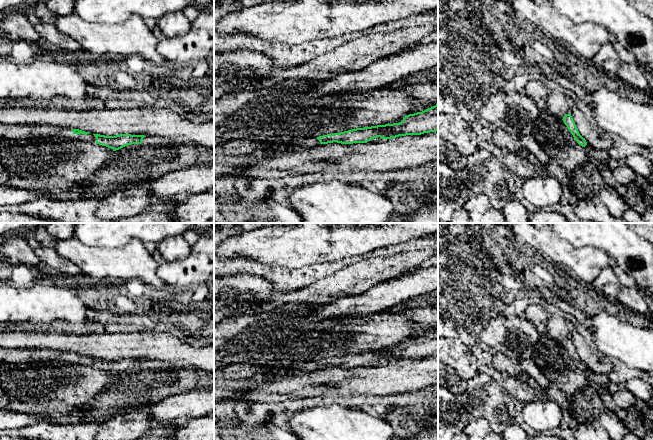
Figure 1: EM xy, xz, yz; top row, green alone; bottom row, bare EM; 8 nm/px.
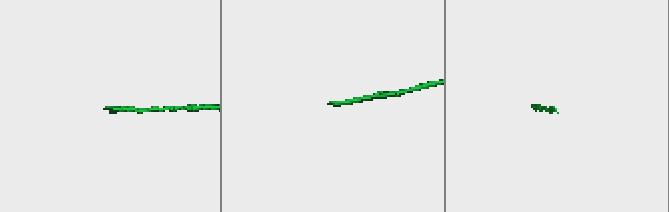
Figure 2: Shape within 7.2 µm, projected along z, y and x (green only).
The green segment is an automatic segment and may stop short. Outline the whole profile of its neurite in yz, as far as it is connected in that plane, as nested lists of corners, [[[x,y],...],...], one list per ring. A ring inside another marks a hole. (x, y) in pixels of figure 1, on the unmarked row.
[[[566,338],[563,341],[563,346],[564,348],[567,350],[568,354],[571,356],[571,358],[573,359],[574,363],[576,364],[576,366],[581,369],[582,371],[585,371],[587,369],[586,364],[580,359],[576,348],[571,340],[571,338]]]

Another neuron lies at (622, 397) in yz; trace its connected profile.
[[[610,382],[608,390],[618,407],[627,410],[636,405],[637,399],[623,384]]]

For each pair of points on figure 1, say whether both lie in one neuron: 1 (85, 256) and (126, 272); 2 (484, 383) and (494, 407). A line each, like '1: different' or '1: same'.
1: same
2: same

